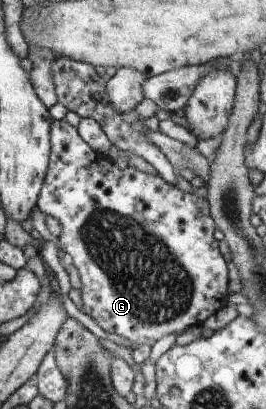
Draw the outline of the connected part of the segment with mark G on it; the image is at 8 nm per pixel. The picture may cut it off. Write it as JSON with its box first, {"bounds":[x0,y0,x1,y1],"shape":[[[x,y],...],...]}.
{"bounds":[37,120,228,346],"shape":[[[64,120],[52,121],[50,126],[50,151],[48,171],[38,196],[37,209],[43,212],[46,217],[51,215],[61,223],[62,233],[59,237],[61,252],[66,252],[71,256],[71,263],[77,267],[79,274],[81,274],[83,284],[80,291],[83,301],[82,309],[85,314],[89,315],[101,326],[103,331],[115,333],[138,346],[153,346],[165,336],[173,333],[181,334],[188,328],[203,323],[205,319],[227,304],[228,263],[221,255],[219,243],[215,240],[216,224],[210,215],[210,204],[206,198],[199,198],[192,193],[185,193],[177,186],[164,181],[159,175],[148,175],[132,166],[128,166],[126,169],[118,169],[107,155],[95,152],[81,139],[76,127],[72,127]]]}

